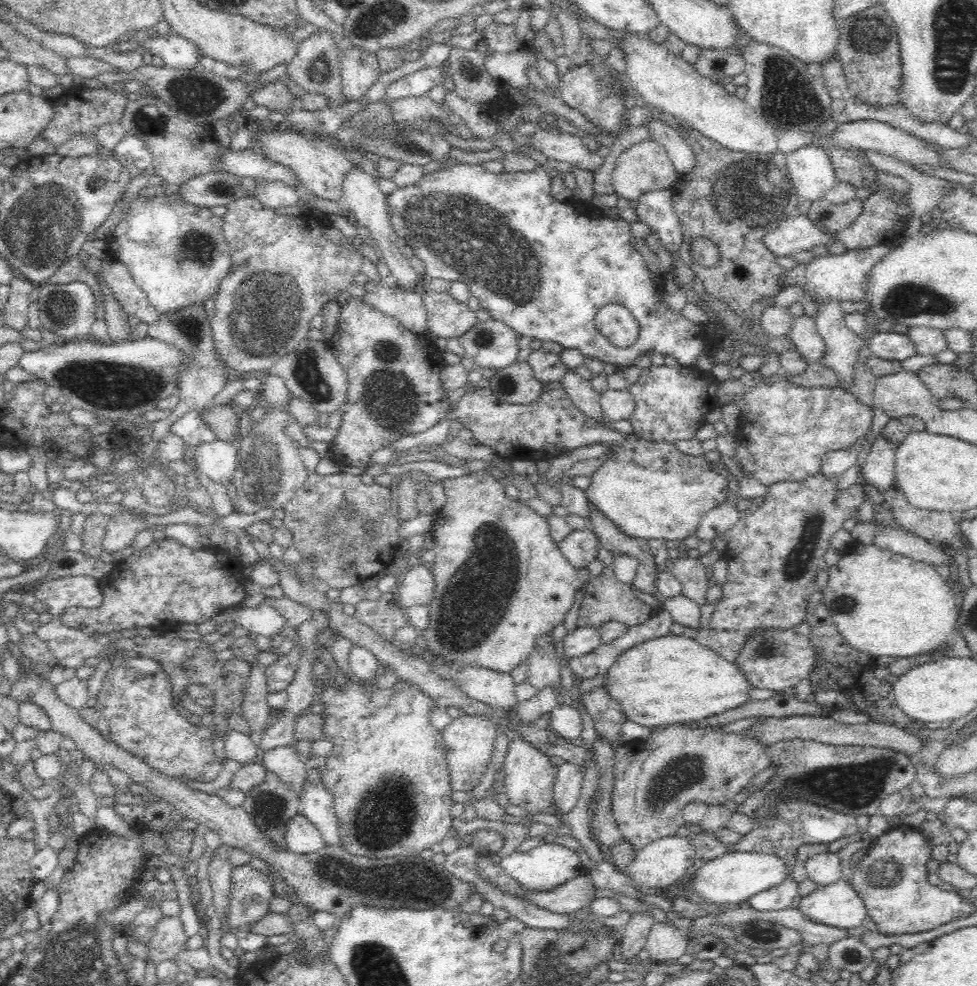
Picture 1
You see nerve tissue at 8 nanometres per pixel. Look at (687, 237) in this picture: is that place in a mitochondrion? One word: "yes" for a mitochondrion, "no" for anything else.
no

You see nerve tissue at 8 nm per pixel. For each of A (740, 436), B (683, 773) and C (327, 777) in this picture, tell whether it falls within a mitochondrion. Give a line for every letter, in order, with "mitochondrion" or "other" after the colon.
A: other
B: mitochondrion
C: other

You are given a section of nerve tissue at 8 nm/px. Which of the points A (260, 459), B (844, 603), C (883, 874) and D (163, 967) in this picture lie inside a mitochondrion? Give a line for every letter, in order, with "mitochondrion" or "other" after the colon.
A: mitochondrion
B: mitochondrion
C: mitochondrion
D: other

